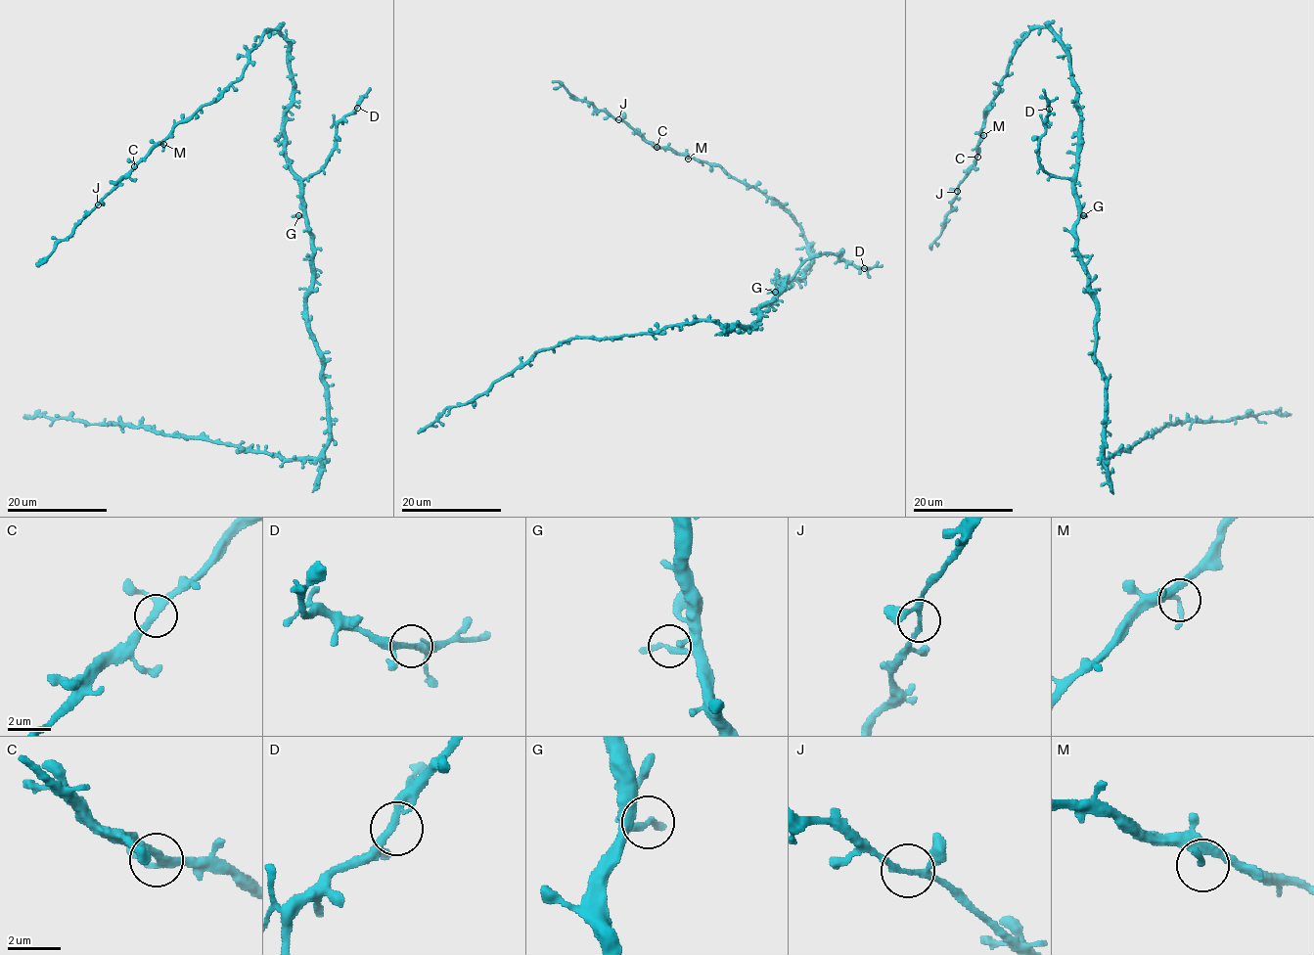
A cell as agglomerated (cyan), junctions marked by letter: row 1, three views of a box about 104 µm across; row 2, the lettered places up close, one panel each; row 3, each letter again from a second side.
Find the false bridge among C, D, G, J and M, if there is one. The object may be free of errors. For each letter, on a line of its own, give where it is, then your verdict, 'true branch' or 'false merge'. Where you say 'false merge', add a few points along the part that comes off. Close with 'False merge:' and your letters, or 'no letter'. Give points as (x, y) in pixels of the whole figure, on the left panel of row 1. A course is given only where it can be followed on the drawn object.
C: (134, 166) | true branch
D: (357, 108) | true branch
G: (298, 215) | true branch
J: (98, 204) | true branch
M: (163, 144) | true branch
False merge: no letter

